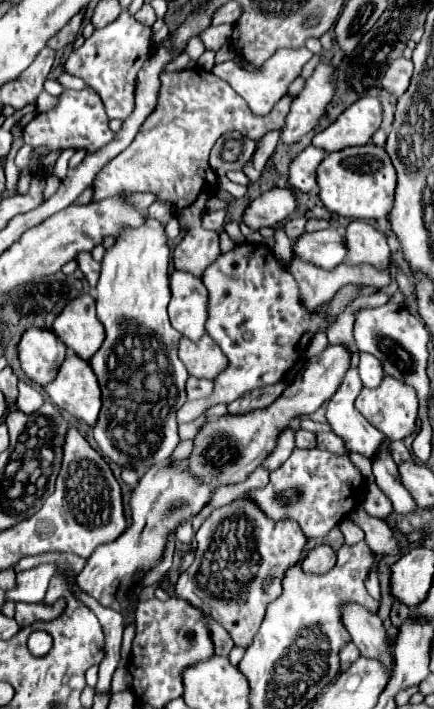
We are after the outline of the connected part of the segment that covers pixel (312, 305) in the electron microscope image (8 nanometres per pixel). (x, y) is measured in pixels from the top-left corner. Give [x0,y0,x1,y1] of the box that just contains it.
[288,259,390,311]

